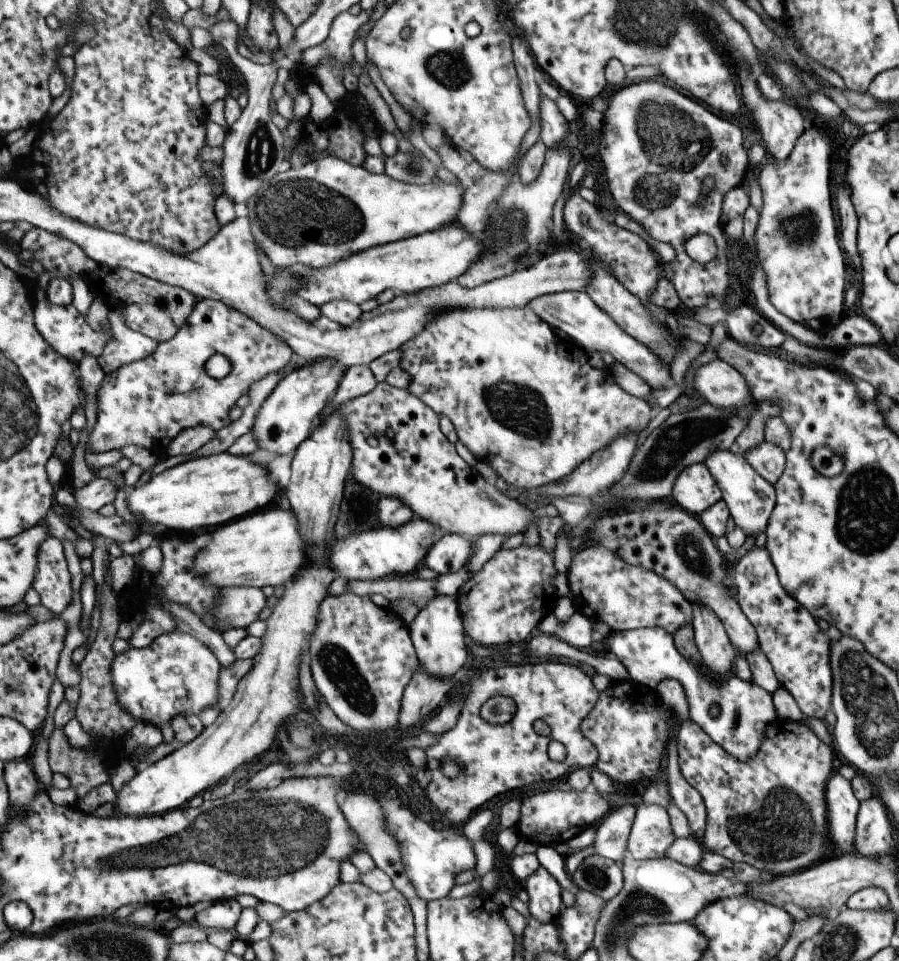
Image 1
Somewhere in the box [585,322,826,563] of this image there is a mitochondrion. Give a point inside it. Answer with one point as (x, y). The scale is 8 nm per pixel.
(679, 439)

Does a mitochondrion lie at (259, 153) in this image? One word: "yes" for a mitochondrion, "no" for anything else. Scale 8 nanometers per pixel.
yes

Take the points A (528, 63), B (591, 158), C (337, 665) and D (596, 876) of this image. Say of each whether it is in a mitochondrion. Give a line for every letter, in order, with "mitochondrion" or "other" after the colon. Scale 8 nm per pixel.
A: other
B: other
C: mitochondrion
D: mitochondrion

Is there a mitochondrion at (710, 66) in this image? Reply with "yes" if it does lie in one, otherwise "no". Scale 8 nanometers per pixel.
no

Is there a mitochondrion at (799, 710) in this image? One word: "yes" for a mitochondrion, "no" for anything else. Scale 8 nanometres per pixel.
no

